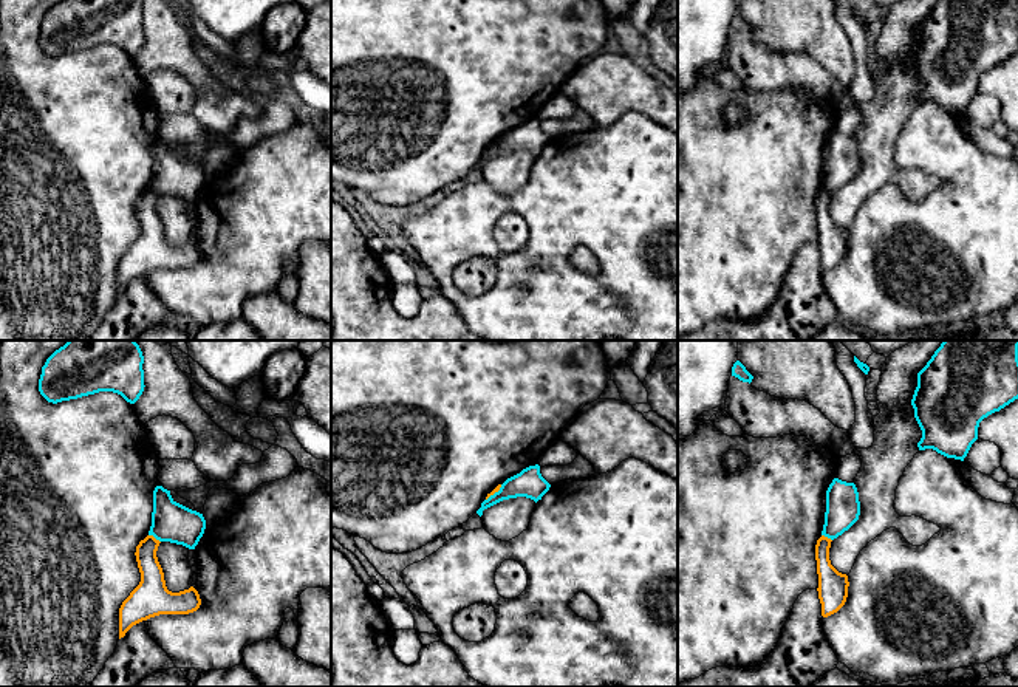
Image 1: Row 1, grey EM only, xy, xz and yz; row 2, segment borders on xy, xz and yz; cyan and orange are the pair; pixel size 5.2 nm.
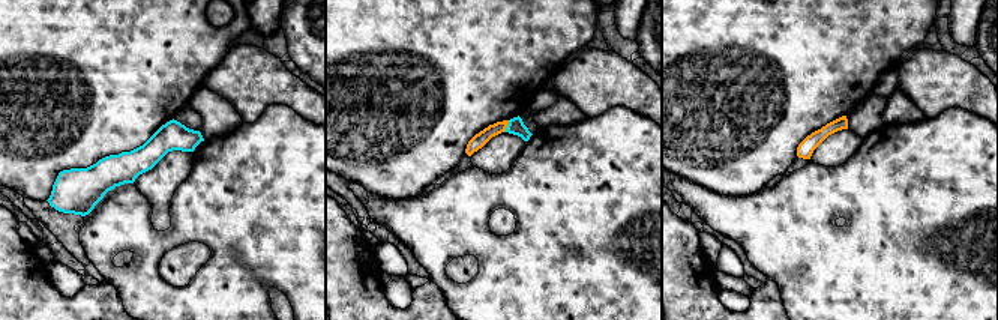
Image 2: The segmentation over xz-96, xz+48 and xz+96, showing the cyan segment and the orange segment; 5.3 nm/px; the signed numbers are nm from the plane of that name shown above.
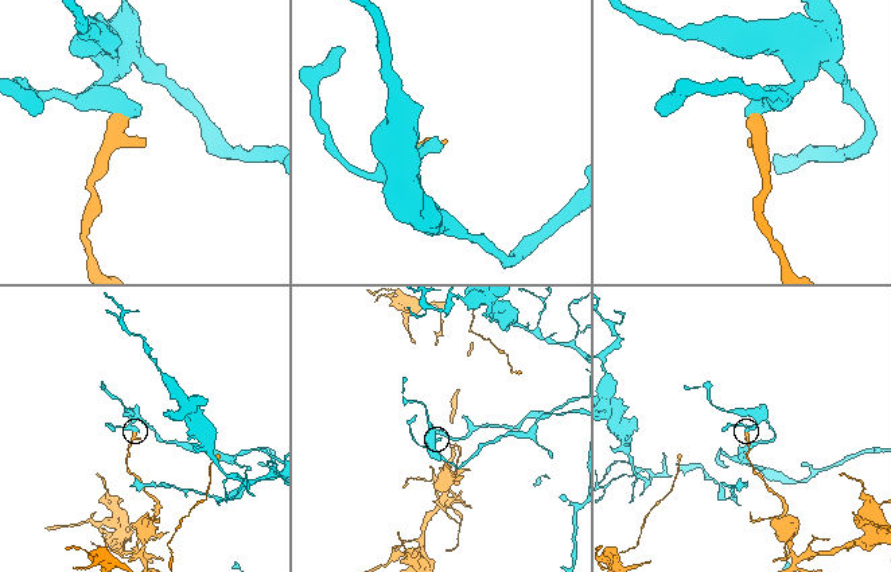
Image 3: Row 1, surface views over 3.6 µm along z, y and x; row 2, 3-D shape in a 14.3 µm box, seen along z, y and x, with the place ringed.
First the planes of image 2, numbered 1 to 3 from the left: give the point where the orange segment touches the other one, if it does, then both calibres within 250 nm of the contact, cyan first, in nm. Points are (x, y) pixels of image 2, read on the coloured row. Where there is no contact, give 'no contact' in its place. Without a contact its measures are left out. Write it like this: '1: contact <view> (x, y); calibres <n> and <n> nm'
1: no contact
2: contact xz+48 (508, 126); calibres 90 and 80 nm
3: no contact

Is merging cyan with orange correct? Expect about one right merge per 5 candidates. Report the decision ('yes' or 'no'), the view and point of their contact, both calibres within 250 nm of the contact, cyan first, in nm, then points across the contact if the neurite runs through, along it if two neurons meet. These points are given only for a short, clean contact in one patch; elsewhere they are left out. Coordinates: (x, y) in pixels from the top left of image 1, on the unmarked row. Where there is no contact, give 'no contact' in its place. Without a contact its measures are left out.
no | xy (155, 191) | 200/140 nm | along xy (149, 187), (160, 195)

